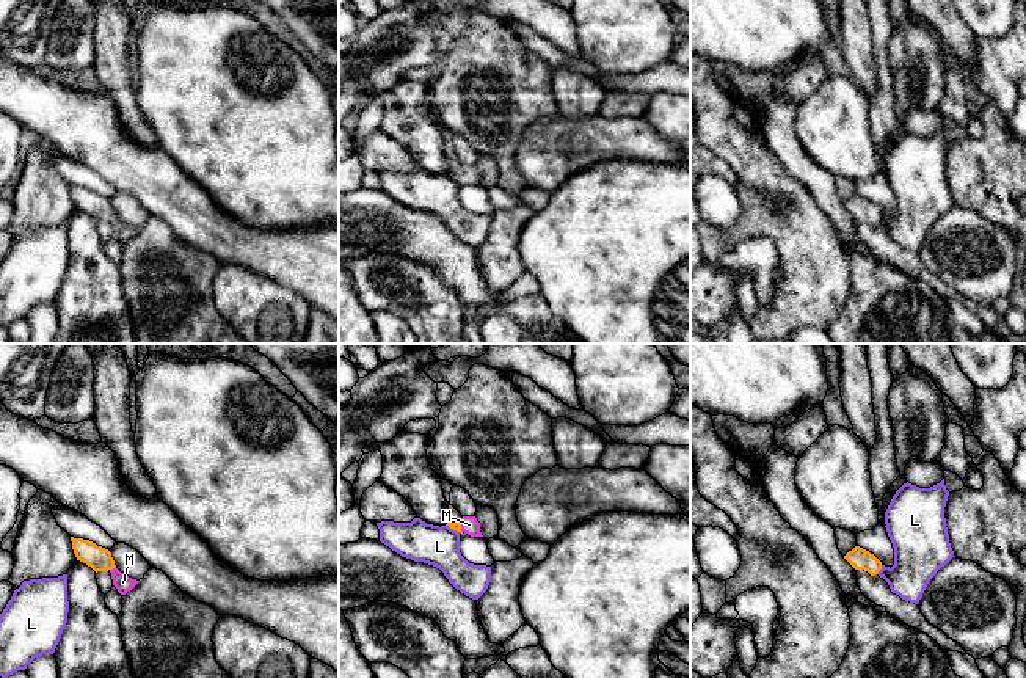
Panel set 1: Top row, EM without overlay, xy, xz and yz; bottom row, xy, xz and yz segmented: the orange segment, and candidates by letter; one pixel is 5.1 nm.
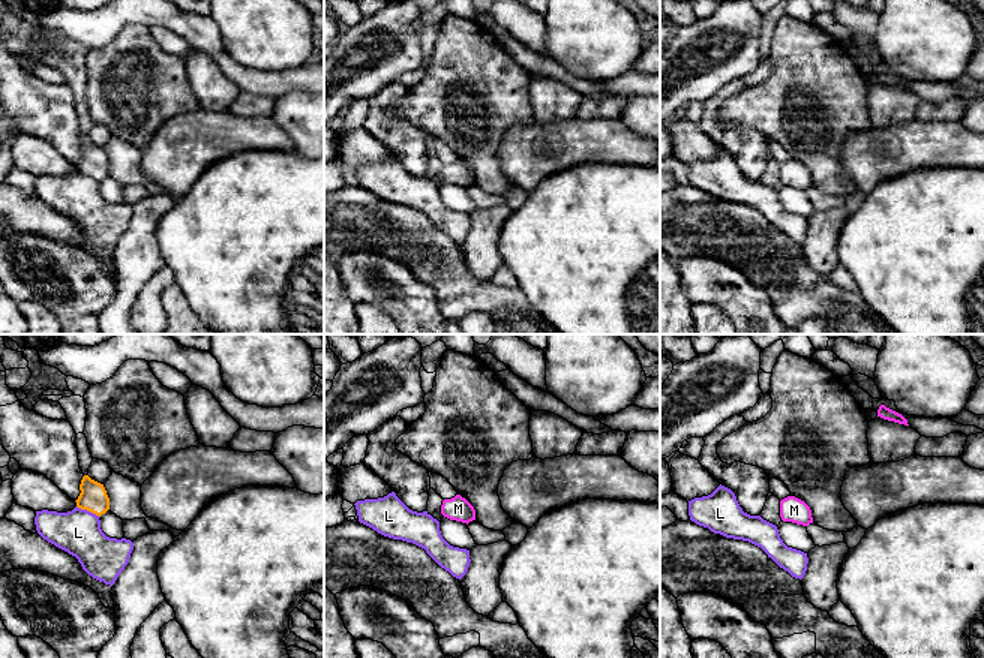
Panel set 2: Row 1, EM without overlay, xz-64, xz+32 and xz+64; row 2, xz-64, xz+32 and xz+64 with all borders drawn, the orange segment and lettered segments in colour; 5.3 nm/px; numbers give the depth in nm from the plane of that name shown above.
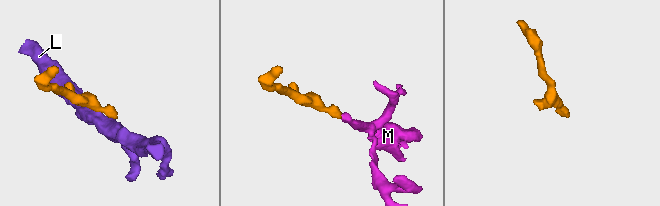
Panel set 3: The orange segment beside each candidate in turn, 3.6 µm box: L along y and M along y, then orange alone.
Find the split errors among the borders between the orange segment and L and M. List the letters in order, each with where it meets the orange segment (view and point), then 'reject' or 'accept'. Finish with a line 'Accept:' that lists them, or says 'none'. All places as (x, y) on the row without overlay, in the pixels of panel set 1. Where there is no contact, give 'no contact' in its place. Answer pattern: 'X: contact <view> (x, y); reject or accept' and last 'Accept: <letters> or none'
L: contact yz (880, 217); reject
M: contact xy (112, 217); accept
Accept: M

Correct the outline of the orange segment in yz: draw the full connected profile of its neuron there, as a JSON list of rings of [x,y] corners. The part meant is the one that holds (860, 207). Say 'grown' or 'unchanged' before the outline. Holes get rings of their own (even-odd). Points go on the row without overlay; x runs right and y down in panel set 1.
unchanged; [[[855,195],[852,199],[849,199],[844,207],[855,217],[855,218],[864,218],[871,224],[879,223],[882,218],[882,210],[871,202],[869,199]]]

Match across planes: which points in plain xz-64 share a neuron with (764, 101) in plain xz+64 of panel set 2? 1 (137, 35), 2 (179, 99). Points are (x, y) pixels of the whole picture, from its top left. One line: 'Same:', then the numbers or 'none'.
Same: 1, 2

